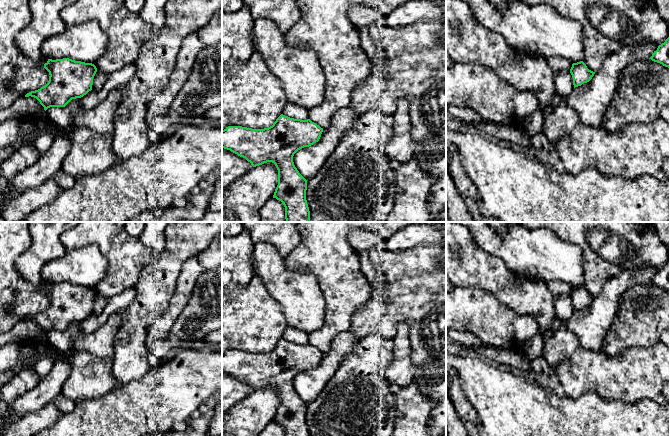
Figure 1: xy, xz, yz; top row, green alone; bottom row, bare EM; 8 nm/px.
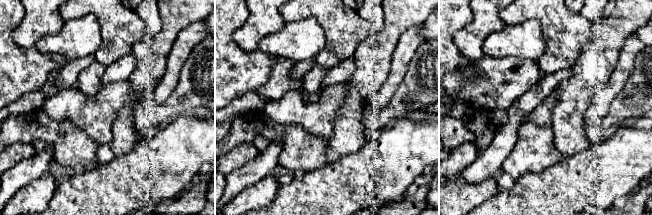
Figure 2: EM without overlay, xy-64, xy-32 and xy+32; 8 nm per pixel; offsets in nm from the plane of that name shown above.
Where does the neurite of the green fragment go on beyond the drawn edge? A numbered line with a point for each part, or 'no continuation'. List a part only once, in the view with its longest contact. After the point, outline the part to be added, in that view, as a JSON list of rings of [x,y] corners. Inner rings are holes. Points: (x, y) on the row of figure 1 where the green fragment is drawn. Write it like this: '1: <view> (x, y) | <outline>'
no continuation

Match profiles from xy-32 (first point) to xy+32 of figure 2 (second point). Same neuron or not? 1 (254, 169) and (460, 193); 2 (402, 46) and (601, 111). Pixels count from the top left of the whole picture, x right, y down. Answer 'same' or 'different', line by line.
1: different
2: same

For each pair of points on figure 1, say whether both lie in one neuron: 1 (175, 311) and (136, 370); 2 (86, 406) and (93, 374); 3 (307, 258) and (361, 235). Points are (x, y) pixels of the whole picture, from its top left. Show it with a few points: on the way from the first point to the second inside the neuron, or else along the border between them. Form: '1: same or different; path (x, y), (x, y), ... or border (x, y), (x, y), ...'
1: different; border (148, 333), (145, 339), (146, 347)
2: different; border (110, 390), (100, 396), (83, 398), (75, 402)
3: different; border (350, 232), (348, 243), (358, 253)

